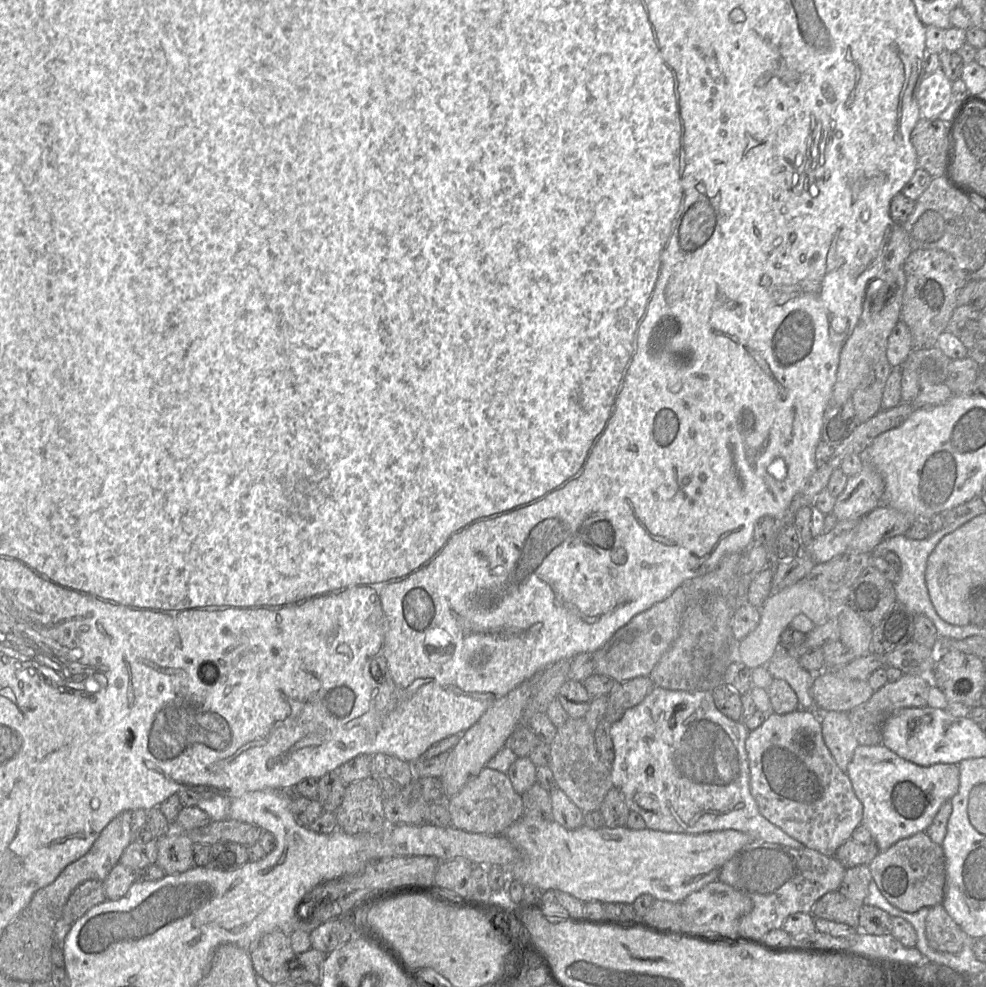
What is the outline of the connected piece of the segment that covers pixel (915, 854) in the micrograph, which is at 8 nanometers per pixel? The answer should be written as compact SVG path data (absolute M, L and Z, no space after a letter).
M918 832L910 837L901 839L885 851L878 854L869 863L873 880L881 894L889 903L898 909L913 913L923 907L933 907L942 904L946 887L946 860L941 845L934 843L926 832Z

